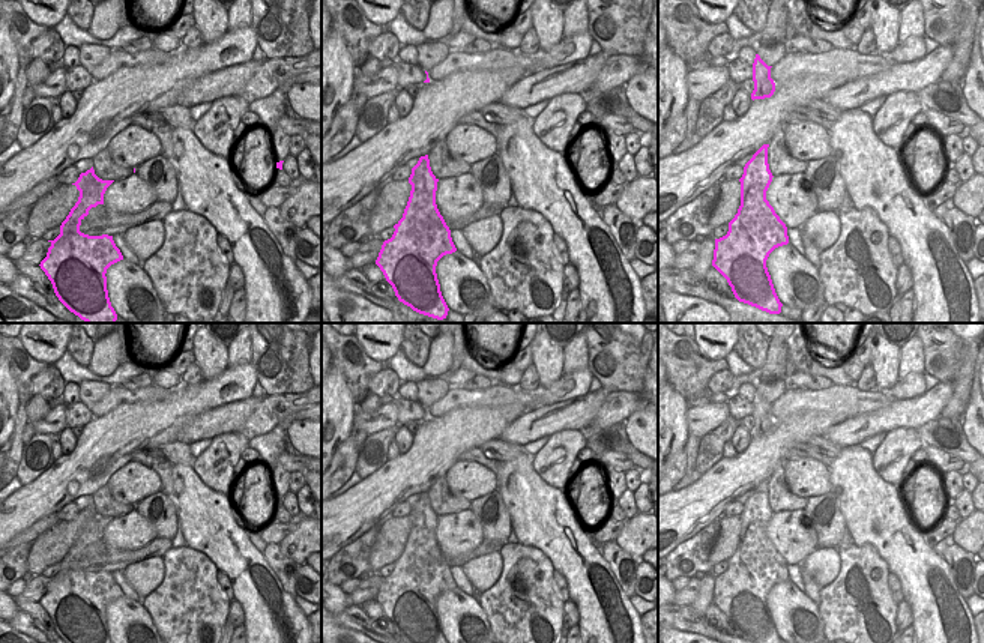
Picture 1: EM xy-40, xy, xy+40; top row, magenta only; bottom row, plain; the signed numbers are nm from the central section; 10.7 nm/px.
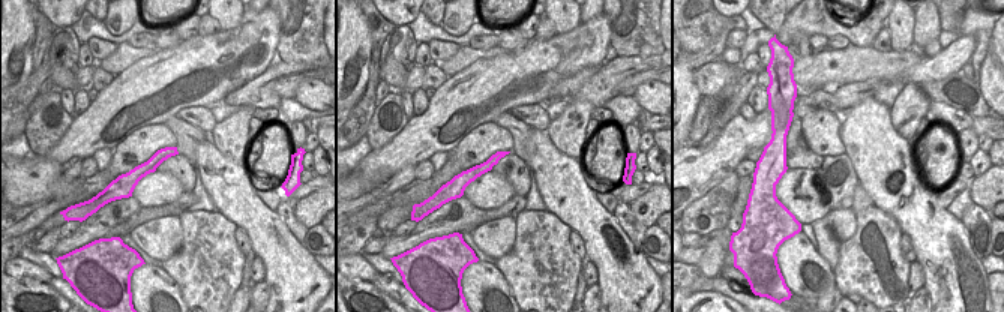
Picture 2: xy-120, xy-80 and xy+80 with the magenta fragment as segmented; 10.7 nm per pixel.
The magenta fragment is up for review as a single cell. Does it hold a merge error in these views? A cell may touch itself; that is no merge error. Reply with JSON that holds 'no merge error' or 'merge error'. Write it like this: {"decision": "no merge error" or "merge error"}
{"decision": "merge error"}

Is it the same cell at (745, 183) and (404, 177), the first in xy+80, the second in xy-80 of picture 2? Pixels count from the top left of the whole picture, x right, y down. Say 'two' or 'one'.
two

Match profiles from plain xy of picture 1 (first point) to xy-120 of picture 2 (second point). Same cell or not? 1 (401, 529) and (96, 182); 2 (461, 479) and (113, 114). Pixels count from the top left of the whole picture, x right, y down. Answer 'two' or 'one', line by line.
1: one
2: two

